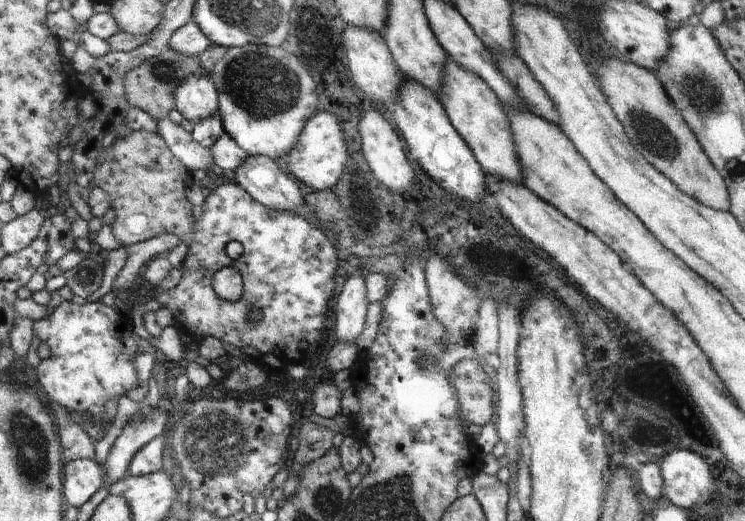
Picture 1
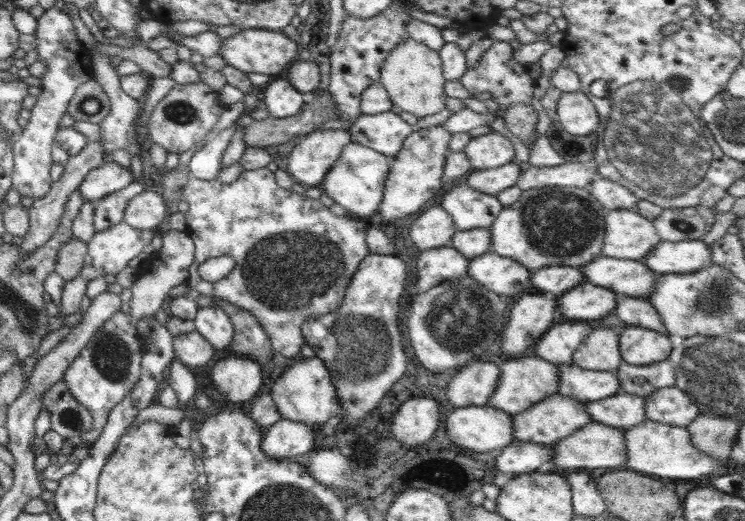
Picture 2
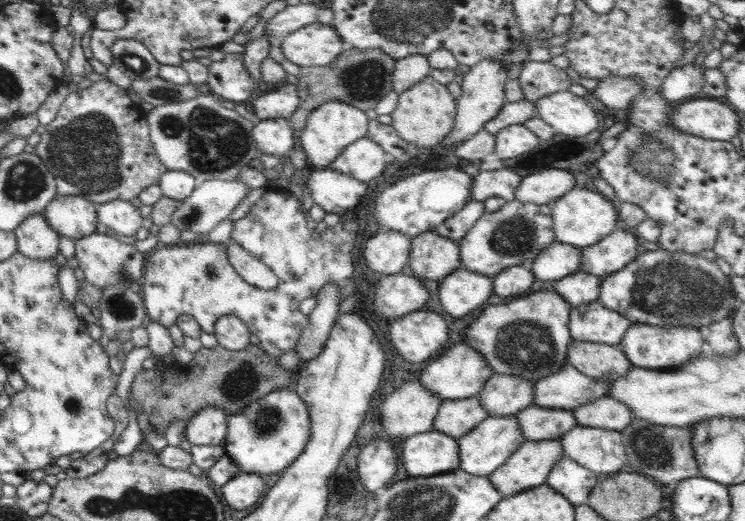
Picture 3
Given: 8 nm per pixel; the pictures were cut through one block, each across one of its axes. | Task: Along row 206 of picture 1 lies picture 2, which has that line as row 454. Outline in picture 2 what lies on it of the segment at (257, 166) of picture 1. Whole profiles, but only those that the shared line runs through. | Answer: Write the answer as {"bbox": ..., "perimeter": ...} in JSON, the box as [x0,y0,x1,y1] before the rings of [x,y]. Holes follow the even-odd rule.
{"bbox":[260,419,314,460],"perimeter":[[[281,419],[262,434],[260,450],[276,460],[292,459],[300,453],[312,451],[312,446],[314,434],[310,427],[302,422]]]}

